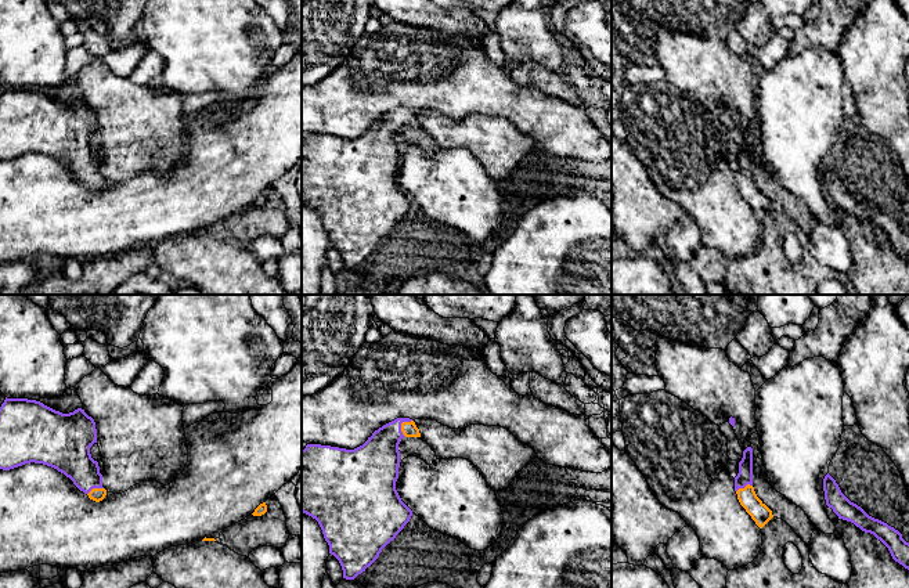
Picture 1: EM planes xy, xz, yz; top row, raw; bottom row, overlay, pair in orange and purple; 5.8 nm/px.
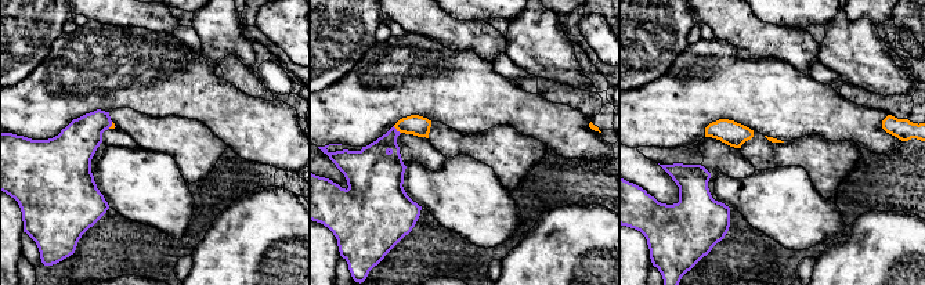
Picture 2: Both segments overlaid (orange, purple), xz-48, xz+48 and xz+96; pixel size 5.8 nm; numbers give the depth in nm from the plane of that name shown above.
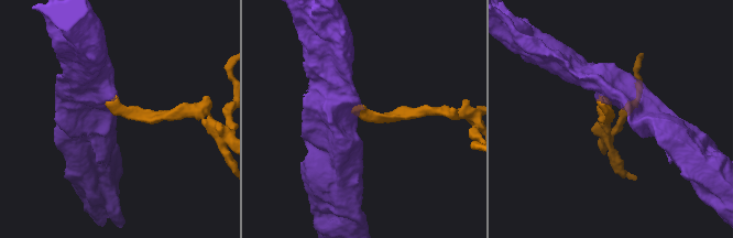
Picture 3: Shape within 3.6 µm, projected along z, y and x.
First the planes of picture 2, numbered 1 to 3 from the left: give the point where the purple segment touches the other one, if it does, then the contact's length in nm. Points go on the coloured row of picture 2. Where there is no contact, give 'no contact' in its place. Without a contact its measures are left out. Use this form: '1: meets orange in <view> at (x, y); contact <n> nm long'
1: meets orange in xz-48 at (112, 125); contact 50 nm long
2: meets orange in xz+48 at (397, 130); contact 60 nm long
3: no contact

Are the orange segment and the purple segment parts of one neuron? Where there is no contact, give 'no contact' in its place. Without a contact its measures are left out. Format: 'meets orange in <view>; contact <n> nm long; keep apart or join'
meets orange in xz; contact 110 nm long; join

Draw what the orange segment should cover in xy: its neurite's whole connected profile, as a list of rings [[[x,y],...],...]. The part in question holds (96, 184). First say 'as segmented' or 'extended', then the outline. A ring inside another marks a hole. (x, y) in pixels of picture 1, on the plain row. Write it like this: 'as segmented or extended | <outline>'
extended | [[[7,89],[0,97],[0,159],[10,160],[25,154],[43,154],[69,167],[73,174],[100,192],[105,188],[98,152],[91,148],[90,137],[97,133],[95,112],[84,100],[62,104],[40,91]]]

